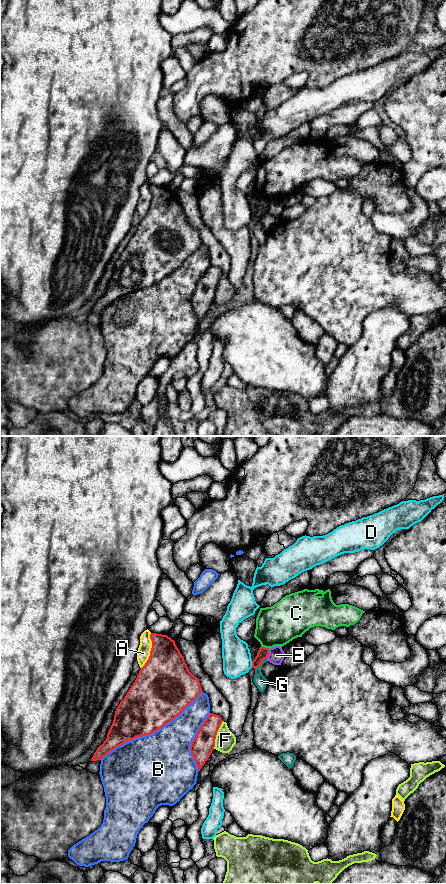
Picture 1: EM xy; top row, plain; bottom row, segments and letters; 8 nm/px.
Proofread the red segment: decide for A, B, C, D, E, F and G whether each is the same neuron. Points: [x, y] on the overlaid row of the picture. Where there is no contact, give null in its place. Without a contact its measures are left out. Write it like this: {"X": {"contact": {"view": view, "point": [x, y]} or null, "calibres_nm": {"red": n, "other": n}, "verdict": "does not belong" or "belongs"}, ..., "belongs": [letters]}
{"A": {"contact": {"view": "xy", "point": [150, 651]}, "calibres_nm": {"red": 400, "other": 110}, "verdict": "does not belong"}, "B": {"contact": {"view": "xy", "point": [151, 733]}, "calibres_nm": {"red": 420, "other": 500}, "verdict": "does not belong"}, "C": {"contact": {"view": "xy", "point": [264, 647]}, "calibres_nm": {"red": 90, "other": 320}, "verdict": "does not belong"}, "D": {"contact": {"view": "xy", "point": [252, 664]}, "calibres_nm": {"red": 90, "other": 220}, "verdict": "does not belong"}, "E": {"contact": {"view": "xy", "point": [268, 654]}, "calibres_nm": {"red": 90, "other": 130}, "verdict": "does not belong"}, "F": {"contact": {"view": "xy", "point": [216, 734]}, "calibres_nm": {"red": 180, "other": 160}, "verdict": "does not belong"}, "G": {"contact": {"view": "xy", "point": [260, 664]}, "calibres_nm": {"red": 90, "other": 100}, "verdict": "does not belong"}, "belongs": []}

